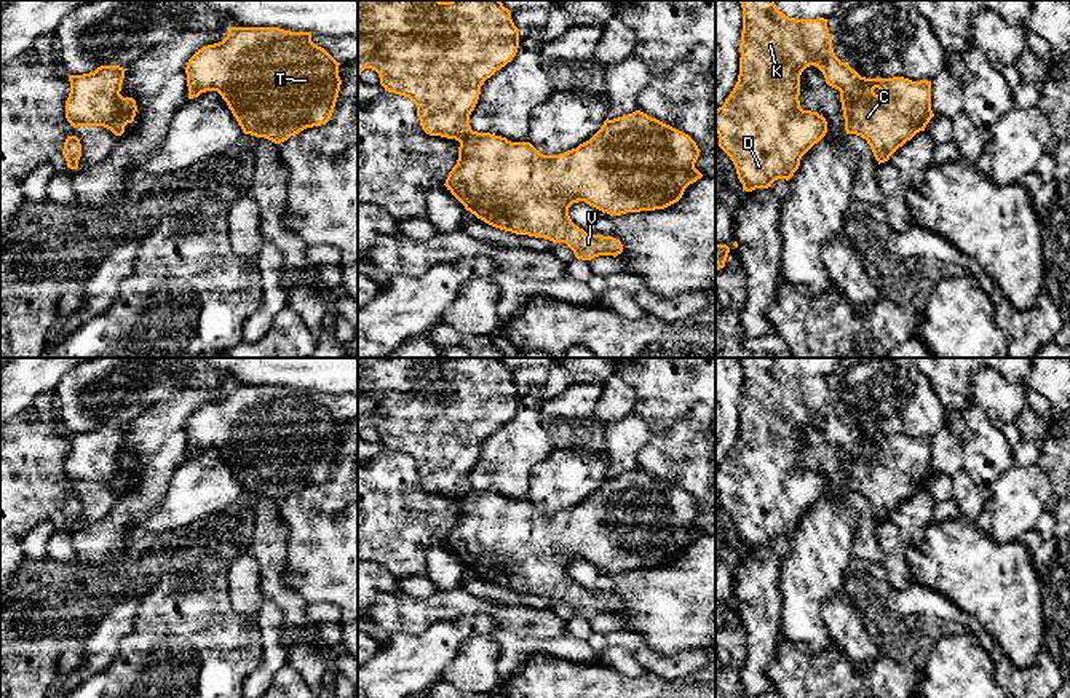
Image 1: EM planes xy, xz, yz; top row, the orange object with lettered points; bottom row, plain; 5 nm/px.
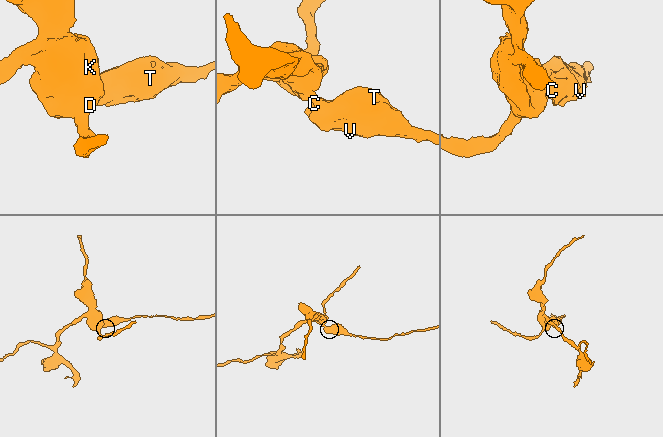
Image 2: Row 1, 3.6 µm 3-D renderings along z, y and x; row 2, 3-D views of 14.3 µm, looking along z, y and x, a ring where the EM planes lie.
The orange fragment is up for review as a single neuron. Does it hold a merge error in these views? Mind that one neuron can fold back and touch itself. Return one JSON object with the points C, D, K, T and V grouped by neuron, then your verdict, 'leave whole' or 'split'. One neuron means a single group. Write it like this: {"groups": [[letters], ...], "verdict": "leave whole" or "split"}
{"groups": [["C", "T", "V"], ["D", "K"]], "verdict": "split"}

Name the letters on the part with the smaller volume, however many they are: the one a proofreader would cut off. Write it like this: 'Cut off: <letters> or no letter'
Cut off: C, T, V

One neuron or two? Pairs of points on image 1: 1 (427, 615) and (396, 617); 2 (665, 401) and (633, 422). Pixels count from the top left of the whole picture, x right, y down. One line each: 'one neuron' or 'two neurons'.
1: one neuron
2: two neurons

